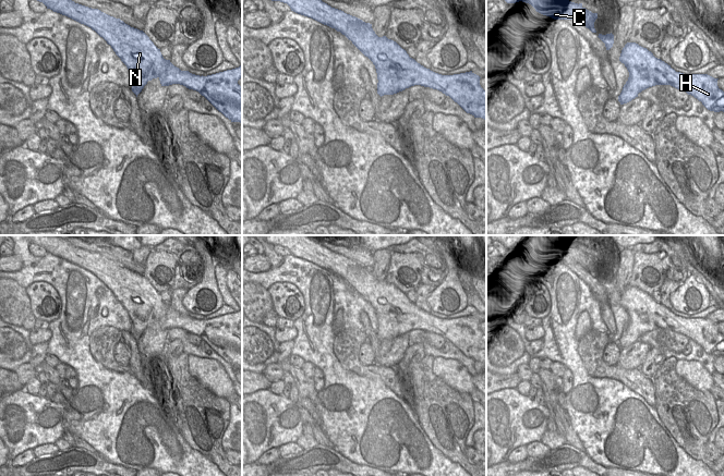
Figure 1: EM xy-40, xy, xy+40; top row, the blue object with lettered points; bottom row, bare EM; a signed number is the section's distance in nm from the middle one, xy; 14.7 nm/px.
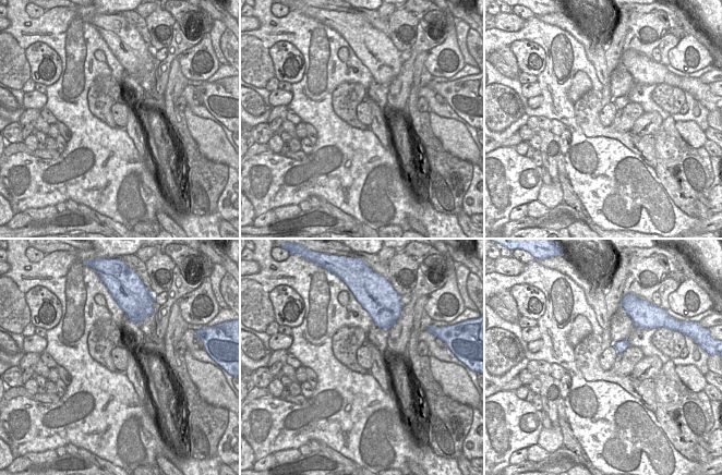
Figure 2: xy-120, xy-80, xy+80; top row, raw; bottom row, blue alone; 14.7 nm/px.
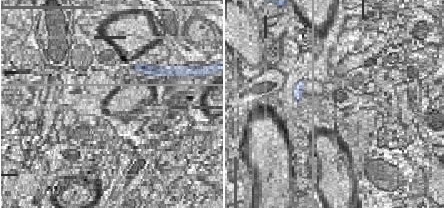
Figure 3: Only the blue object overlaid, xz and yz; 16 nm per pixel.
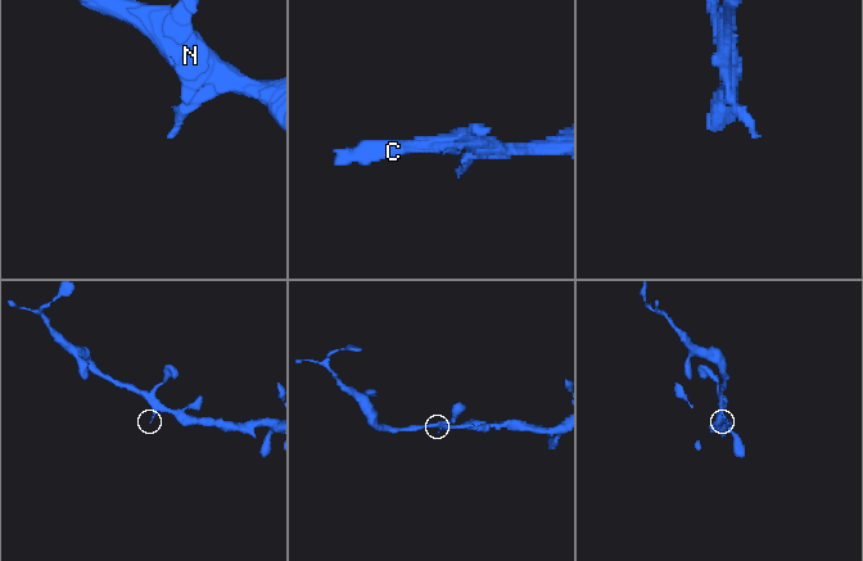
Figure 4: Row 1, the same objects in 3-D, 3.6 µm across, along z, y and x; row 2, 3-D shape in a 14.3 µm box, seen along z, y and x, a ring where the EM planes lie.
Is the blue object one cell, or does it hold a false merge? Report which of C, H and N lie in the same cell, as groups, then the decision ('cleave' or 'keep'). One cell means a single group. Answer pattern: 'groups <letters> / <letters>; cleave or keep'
groups C H N; keep

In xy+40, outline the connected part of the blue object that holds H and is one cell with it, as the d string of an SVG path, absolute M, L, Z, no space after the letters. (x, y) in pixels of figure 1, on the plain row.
M636 286L625 289L619 305L629 316L628 325L618 340L620 349L631 345L649 331L671 329L697 342L708 354L724 356L724 335L717 330L719 322L708 318L676 316L671 309Z

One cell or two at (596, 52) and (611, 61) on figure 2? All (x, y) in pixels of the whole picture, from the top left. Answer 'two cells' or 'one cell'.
two cells

